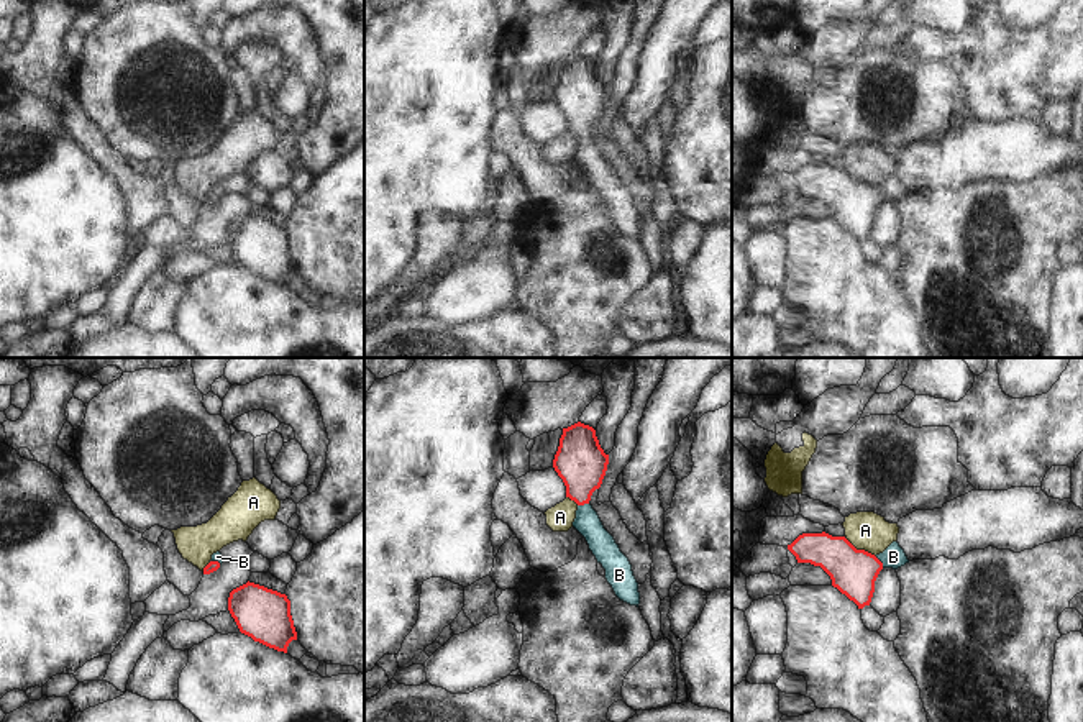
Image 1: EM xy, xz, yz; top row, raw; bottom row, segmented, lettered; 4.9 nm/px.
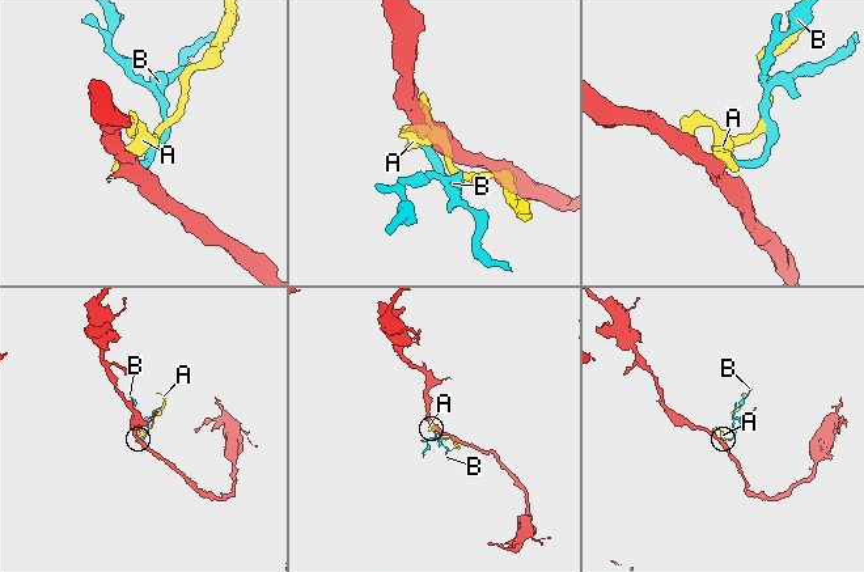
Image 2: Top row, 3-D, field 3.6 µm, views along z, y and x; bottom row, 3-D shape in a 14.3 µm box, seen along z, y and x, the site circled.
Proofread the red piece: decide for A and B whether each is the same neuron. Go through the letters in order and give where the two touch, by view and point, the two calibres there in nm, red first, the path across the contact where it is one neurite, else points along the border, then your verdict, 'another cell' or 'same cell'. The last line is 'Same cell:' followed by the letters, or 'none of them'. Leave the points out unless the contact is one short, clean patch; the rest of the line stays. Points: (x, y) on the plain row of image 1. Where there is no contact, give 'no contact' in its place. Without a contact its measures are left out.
A: contact yz (860, 182); calibres 220 and 190 nm; border yz (845, 171), (875, 189); another cell
B: contact xz (583, 137); calibres 240 and 130 nm; way xz (581, 95), (583, 137), (586, 155), (603, 178); same cell
Same cell: B

